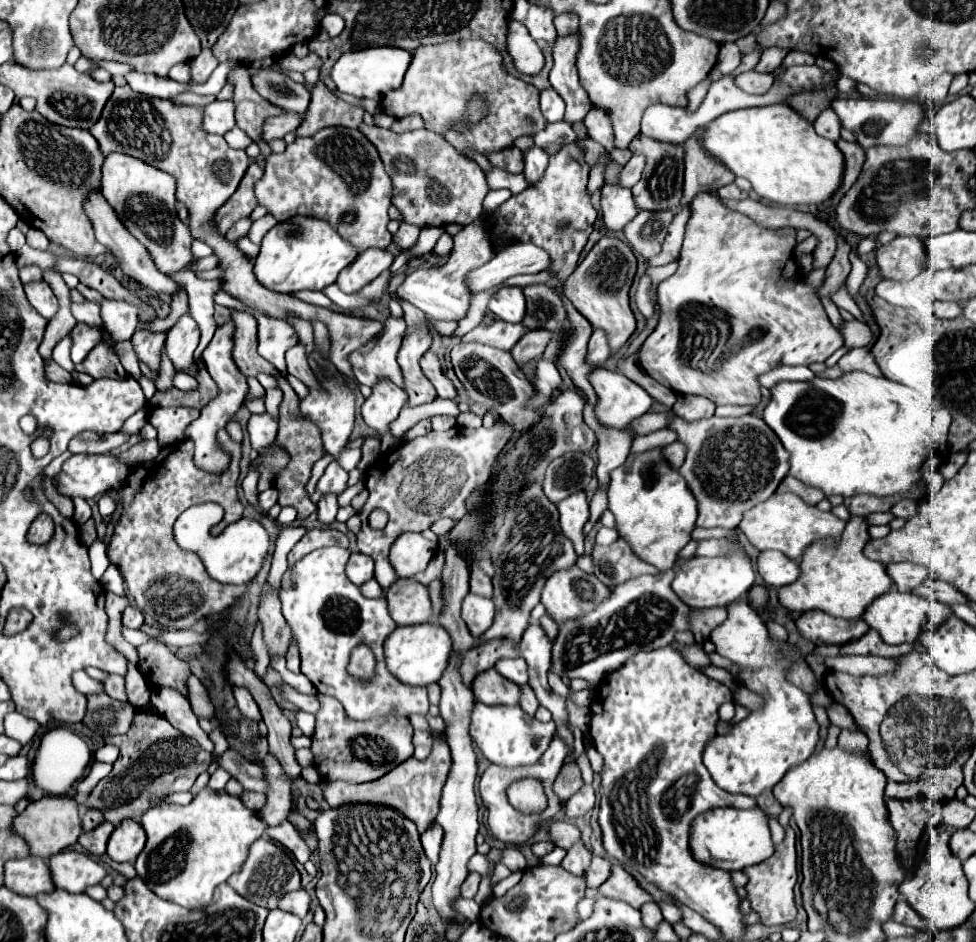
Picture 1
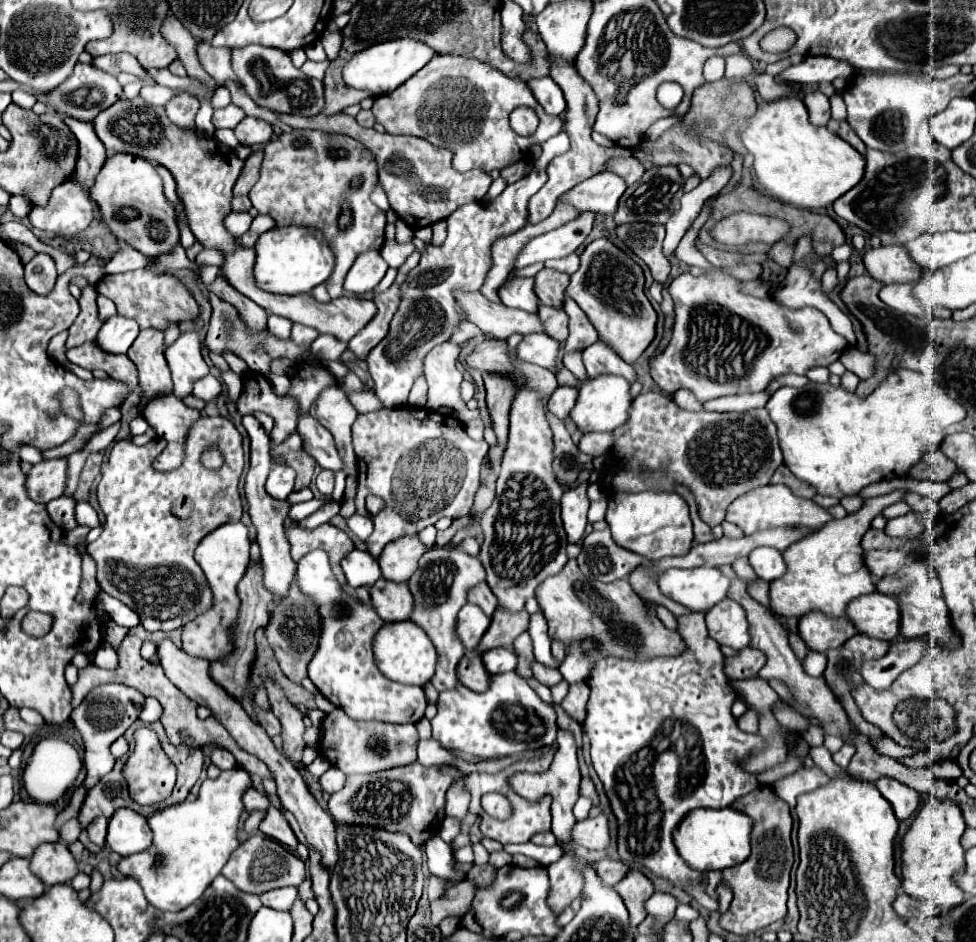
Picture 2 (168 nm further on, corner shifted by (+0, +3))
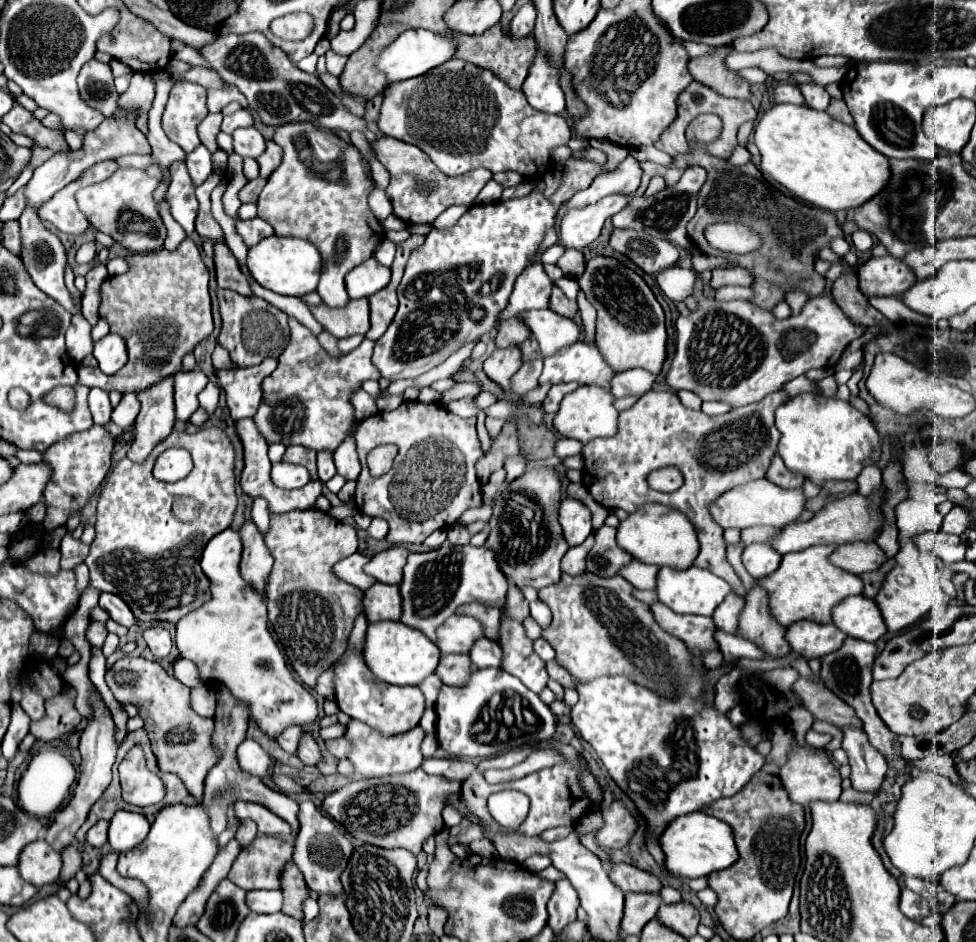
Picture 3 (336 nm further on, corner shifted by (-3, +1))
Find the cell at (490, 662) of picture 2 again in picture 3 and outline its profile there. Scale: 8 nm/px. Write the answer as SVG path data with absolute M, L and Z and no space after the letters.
M488 638L476 640L472 650L468 652L470 660L476 668L488 668L488 666L500 666L500 646Z

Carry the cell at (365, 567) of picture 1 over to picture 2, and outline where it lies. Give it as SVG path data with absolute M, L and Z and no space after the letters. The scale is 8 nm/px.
M353 550L351 554L347 554L341 560L341 568L351 588L373 586L373 582L381 578L379 564L371 558L369 552L363 552L363 550Z

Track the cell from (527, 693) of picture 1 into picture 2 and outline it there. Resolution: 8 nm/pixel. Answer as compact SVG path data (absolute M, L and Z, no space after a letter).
M525 632L517 638L517 642L513 644L517 656L519 656L519 676L521 678L533 678L533 672L531 672L531 664L535 662L535 656L533 656L533 642L531 642L531 636Z

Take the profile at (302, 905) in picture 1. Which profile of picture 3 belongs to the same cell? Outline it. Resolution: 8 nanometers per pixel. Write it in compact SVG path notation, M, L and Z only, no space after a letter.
M250 890L246 894L248 908L256 914L272 914L282 908L282 892L280 890Z

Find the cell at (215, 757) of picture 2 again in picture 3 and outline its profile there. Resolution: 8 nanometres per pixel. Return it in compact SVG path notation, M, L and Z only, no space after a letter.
M244 740L238 746L238 762L240 762L240 768L244 772L254 774L258 778L264 778L272 766L268 752L264 752L262 746L254 740Z

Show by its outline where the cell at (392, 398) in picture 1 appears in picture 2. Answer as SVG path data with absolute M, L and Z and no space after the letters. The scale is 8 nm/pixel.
M533 166L525 178L509 184L505 192L499 194L491 204L475 202L461 206L447 218L447 240L443 246L431 246L431 226L415 232L417 238L425 240L427 250L421 254L421 262L401 284L401 306L391 322L389 334L365 358L373 378L373 394L385 408L407 406L413 380L423 372L423 356L433 346L449 340L457 322L463 320L461 308L455 304L451 288L481 288L485 272L491 268L491 244L499 236L507 236L527 224L527 202L545 182L545 170Z

